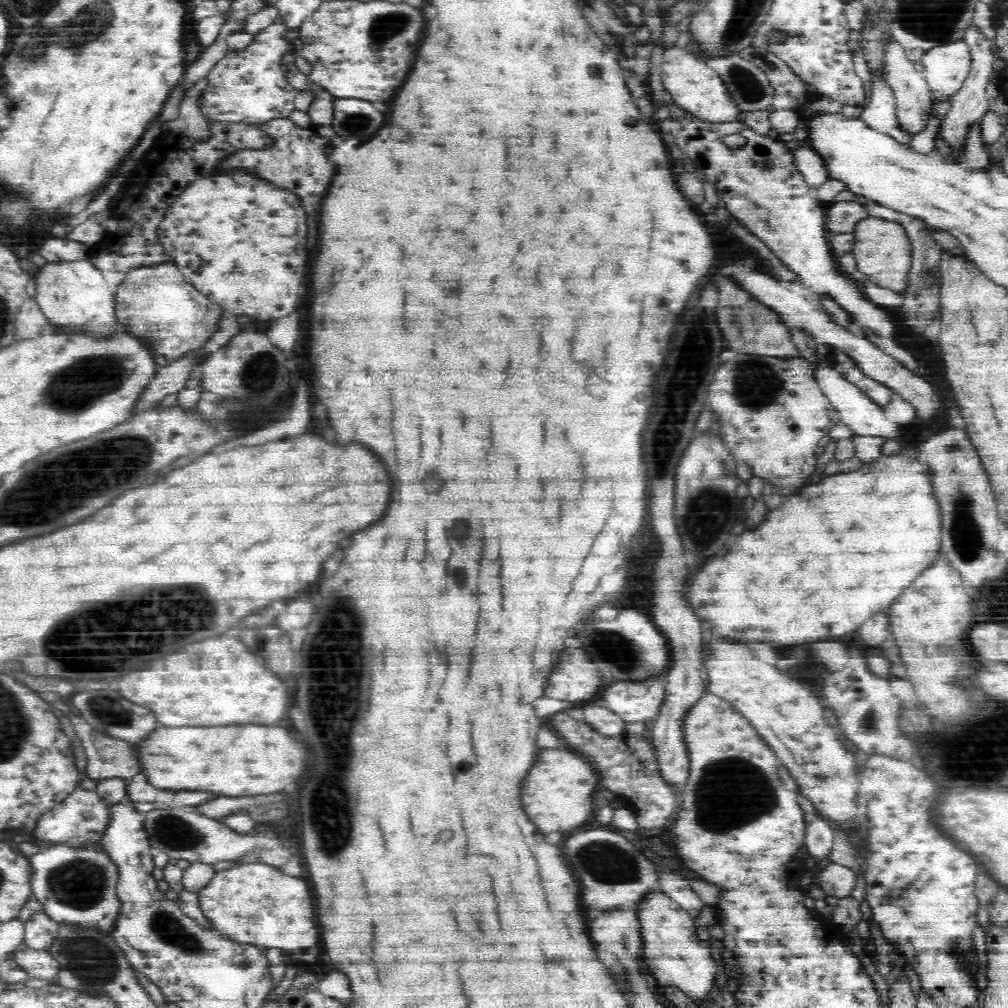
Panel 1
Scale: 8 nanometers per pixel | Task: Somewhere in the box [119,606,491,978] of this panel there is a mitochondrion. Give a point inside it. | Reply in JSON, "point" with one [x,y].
{"point":[168,929]}

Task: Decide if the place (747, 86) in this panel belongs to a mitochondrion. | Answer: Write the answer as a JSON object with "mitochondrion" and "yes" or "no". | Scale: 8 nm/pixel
{"mitochondrion":"yes"}

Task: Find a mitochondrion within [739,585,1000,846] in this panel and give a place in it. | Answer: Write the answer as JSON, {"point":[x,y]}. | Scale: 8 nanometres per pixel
{"point":[869,720]}

